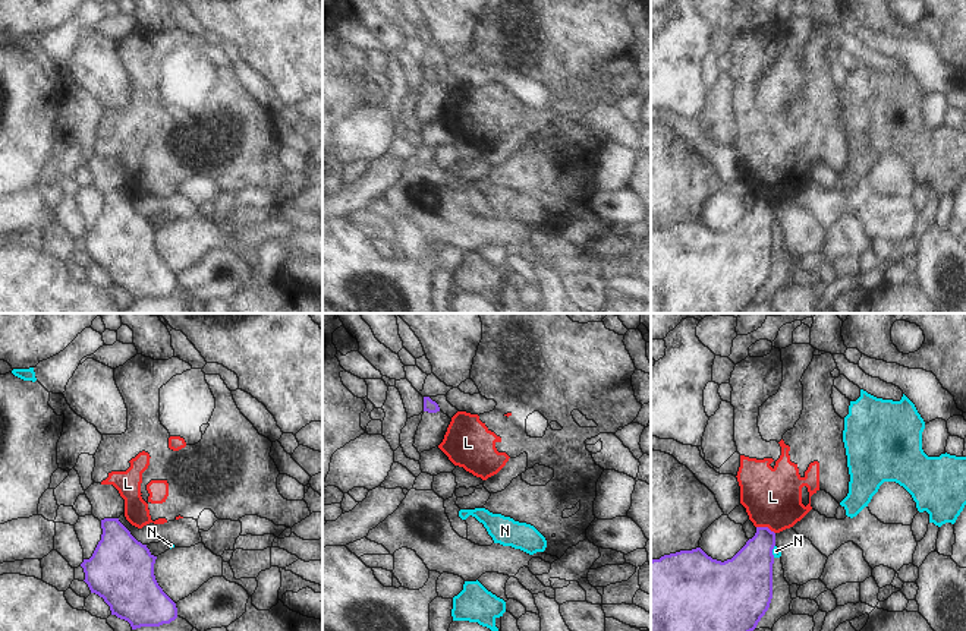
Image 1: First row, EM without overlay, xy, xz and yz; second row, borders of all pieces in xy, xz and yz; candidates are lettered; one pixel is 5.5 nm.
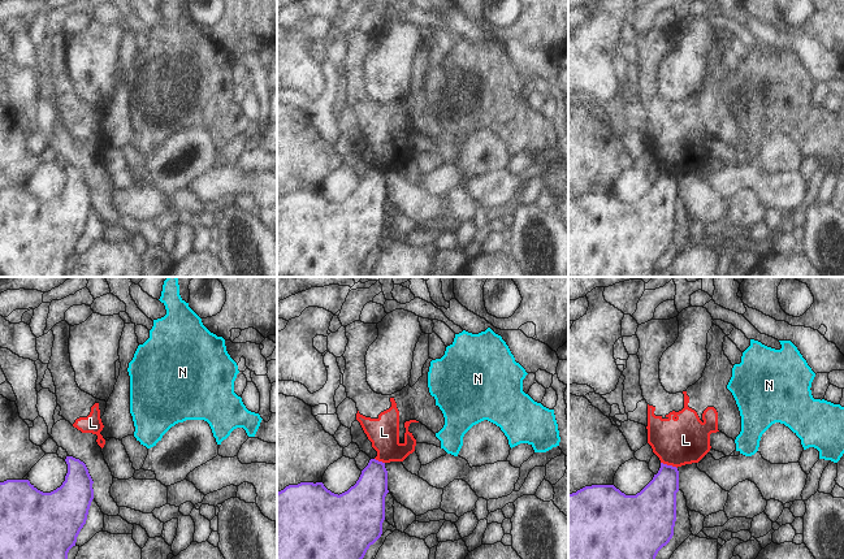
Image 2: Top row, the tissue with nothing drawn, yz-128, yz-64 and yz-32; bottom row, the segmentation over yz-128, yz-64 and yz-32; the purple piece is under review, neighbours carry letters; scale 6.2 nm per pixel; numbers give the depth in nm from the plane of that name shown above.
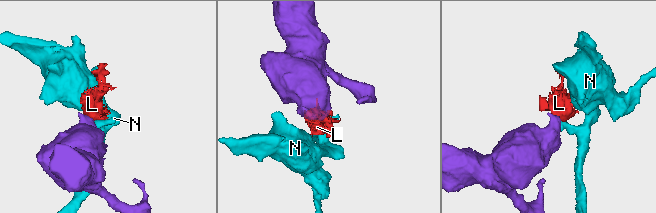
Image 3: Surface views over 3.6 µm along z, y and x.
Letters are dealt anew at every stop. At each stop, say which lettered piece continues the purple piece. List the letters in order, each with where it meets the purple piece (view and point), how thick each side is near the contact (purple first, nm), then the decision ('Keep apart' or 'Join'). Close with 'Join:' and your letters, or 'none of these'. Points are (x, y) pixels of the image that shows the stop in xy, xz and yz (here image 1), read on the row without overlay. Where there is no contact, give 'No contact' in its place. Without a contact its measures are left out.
L: Touches purple at yz (765, 199). Thickness 240 nm (purple) against 320 nm. Keep apart
N: Touches purple at yz (771, 223). Thickness 320 nm (purple) against 50 nm. Keep apart
Join: none of these.

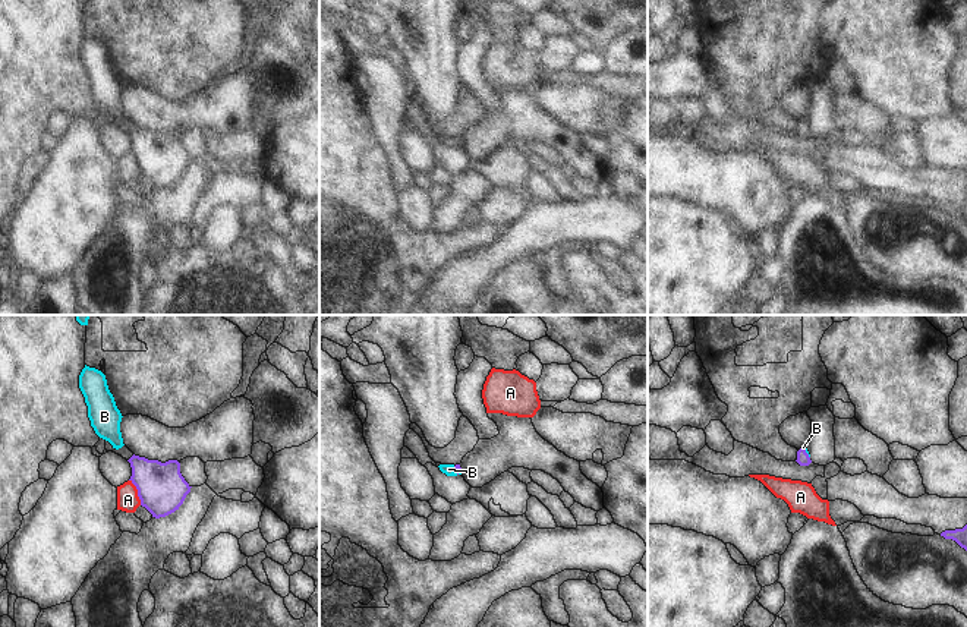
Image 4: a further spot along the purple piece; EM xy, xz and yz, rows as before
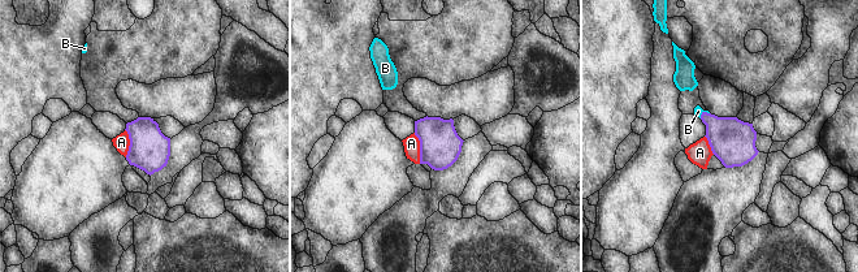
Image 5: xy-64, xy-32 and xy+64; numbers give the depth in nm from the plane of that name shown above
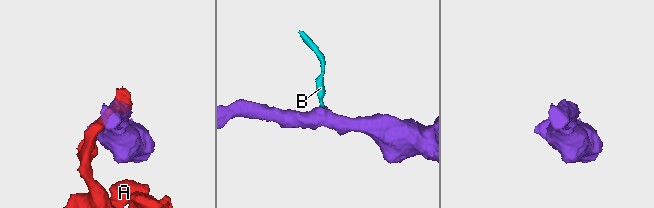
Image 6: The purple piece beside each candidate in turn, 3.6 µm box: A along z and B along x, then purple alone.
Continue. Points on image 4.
A: Touches purple at xy (138, 164). Thickness 260 nm (purple) against 120 nm. Keep apart
B: Touches purple at xz (454, 142). Thickness 50 nm (purple) against 60 nm. Join
Join: B.

